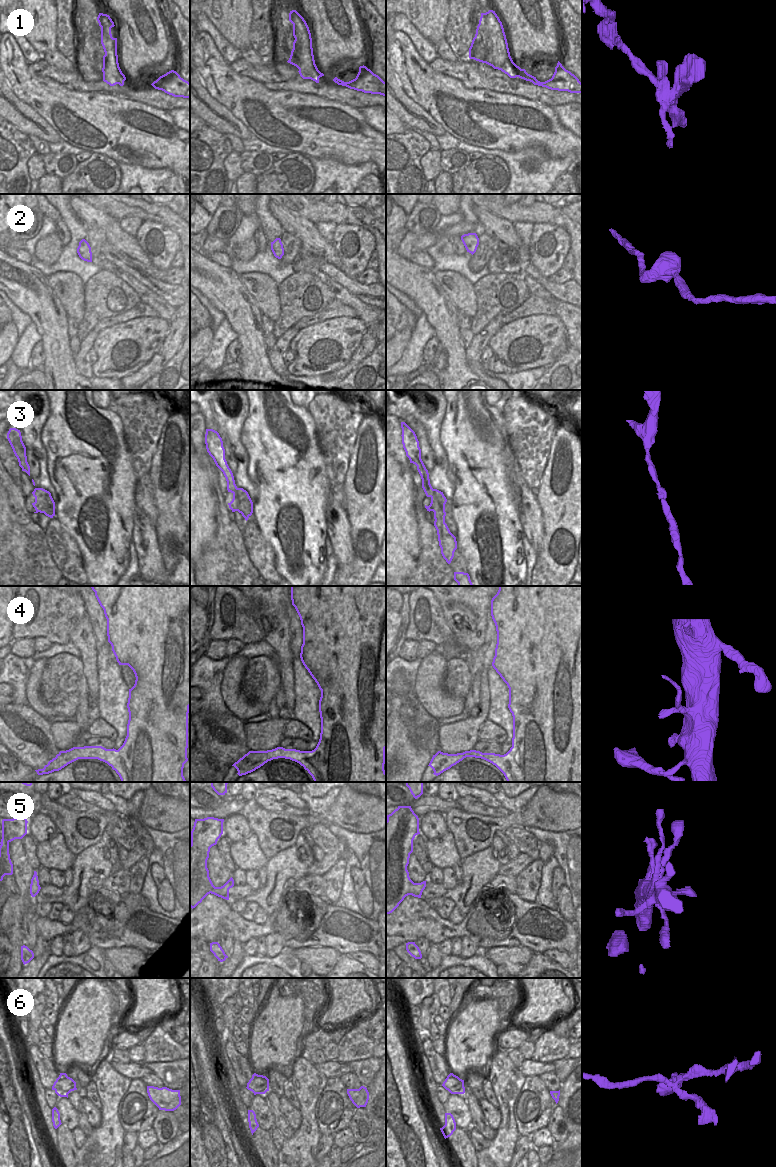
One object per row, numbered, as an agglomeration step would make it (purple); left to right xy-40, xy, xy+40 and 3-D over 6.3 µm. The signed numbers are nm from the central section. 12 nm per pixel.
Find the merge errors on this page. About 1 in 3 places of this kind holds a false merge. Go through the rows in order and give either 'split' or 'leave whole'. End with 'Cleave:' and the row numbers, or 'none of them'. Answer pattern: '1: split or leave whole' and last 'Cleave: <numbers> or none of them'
1: split
2: leave whole
3: leave whole
4: leave whole
5: leave whole
6: split
Cleave: 1, 6

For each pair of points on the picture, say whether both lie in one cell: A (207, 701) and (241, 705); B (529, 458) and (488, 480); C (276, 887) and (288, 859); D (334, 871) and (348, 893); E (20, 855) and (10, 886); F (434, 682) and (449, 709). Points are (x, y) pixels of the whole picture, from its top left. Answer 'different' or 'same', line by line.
A: different
B: different
C: same
D: different
E: different
F: same

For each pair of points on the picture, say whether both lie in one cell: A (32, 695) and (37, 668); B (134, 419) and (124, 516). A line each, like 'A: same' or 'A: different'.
A: same
B: different

